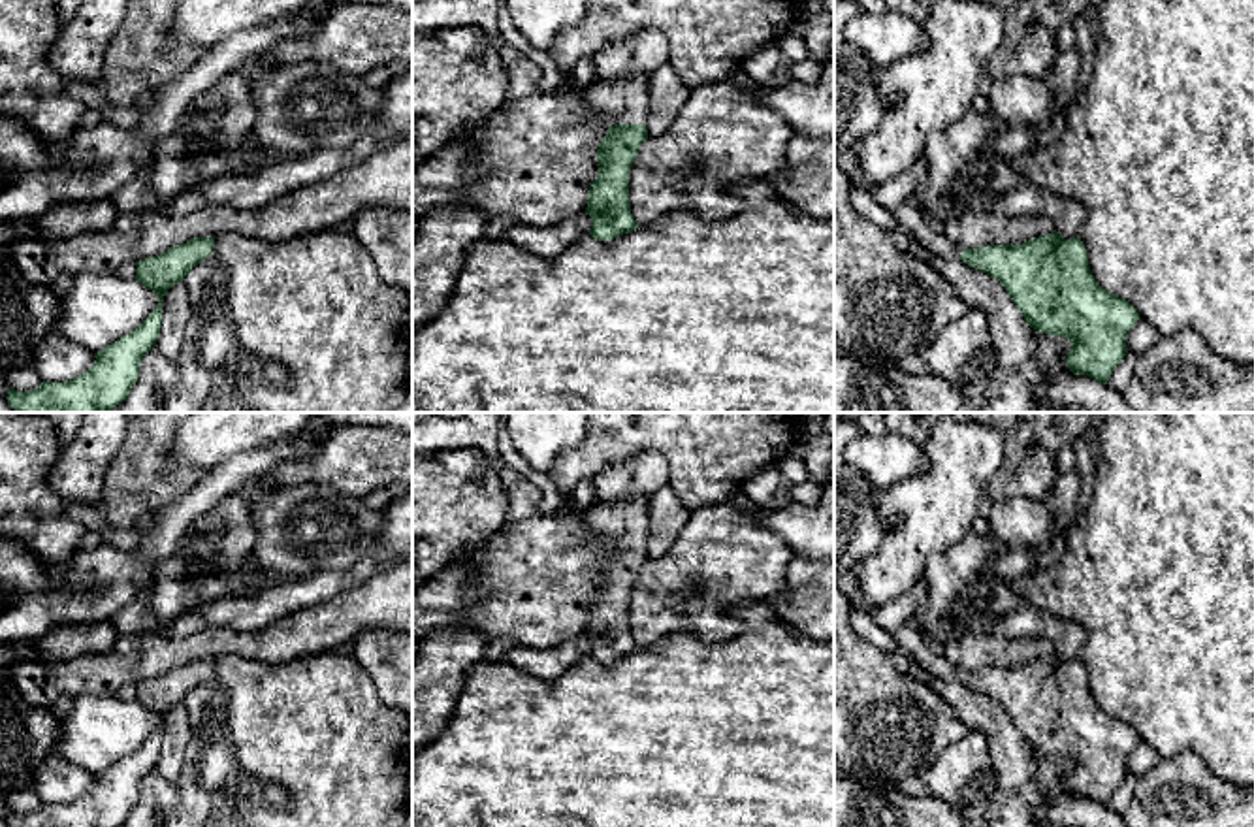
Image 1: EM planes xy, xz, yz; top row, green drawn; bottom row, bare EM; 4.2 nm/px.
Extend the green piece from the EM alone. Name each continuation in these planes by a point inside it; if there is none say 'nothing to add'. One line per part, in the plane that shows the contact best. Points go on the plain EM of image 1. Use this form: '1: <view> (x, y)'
1: xz (624, 522)

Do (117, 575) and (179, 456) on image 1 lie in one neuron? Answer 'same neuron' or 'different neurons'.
different neurons

